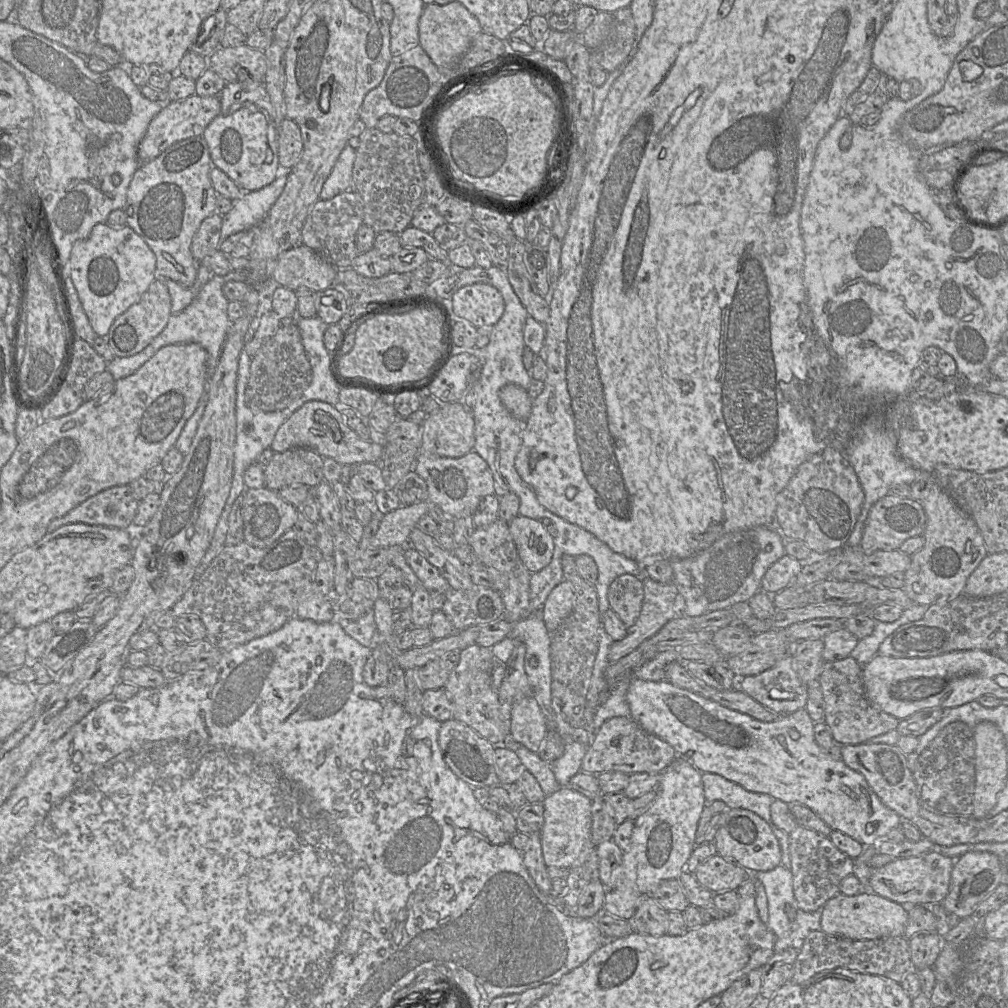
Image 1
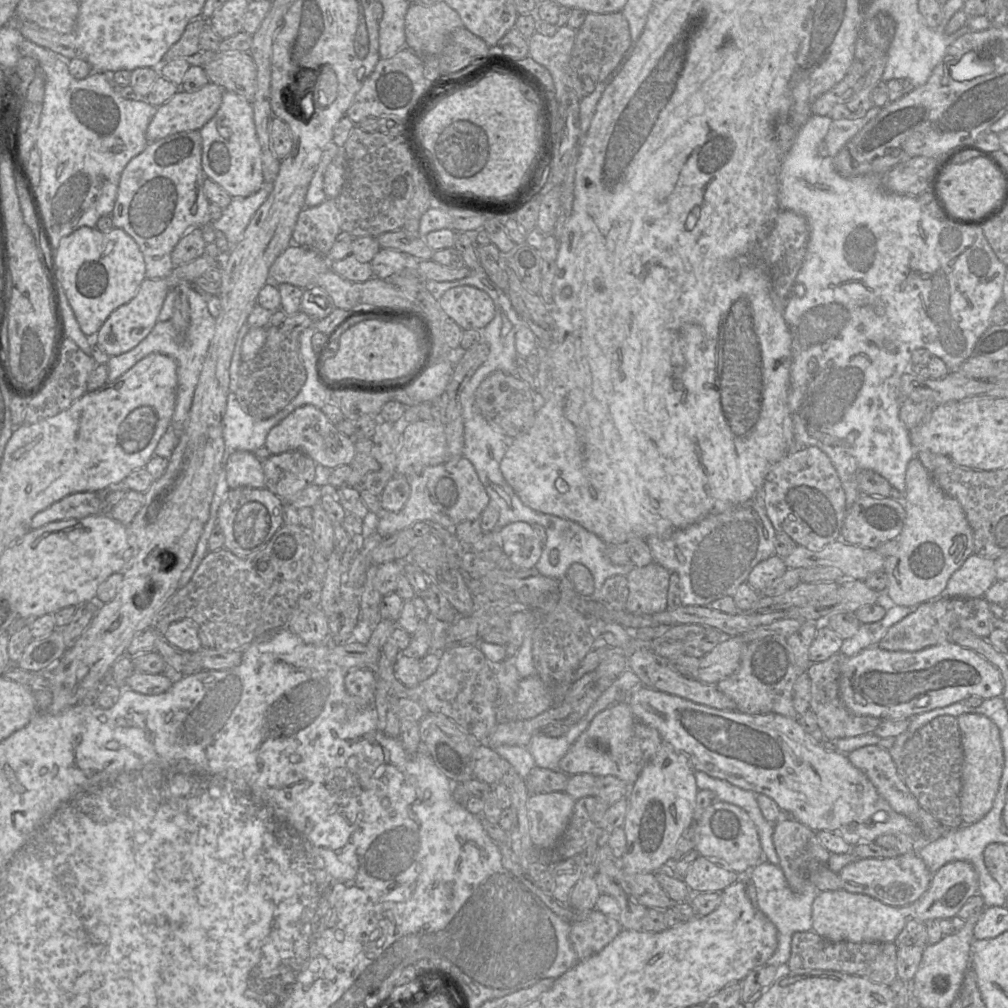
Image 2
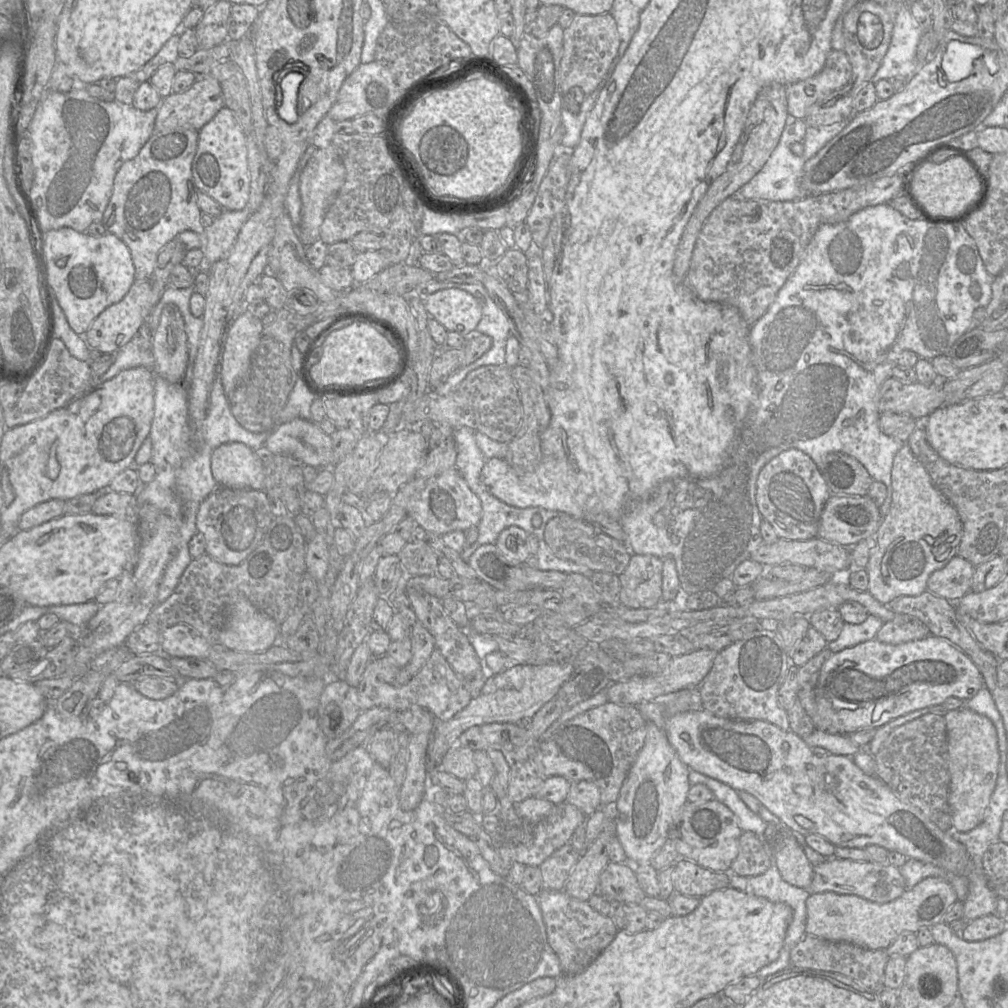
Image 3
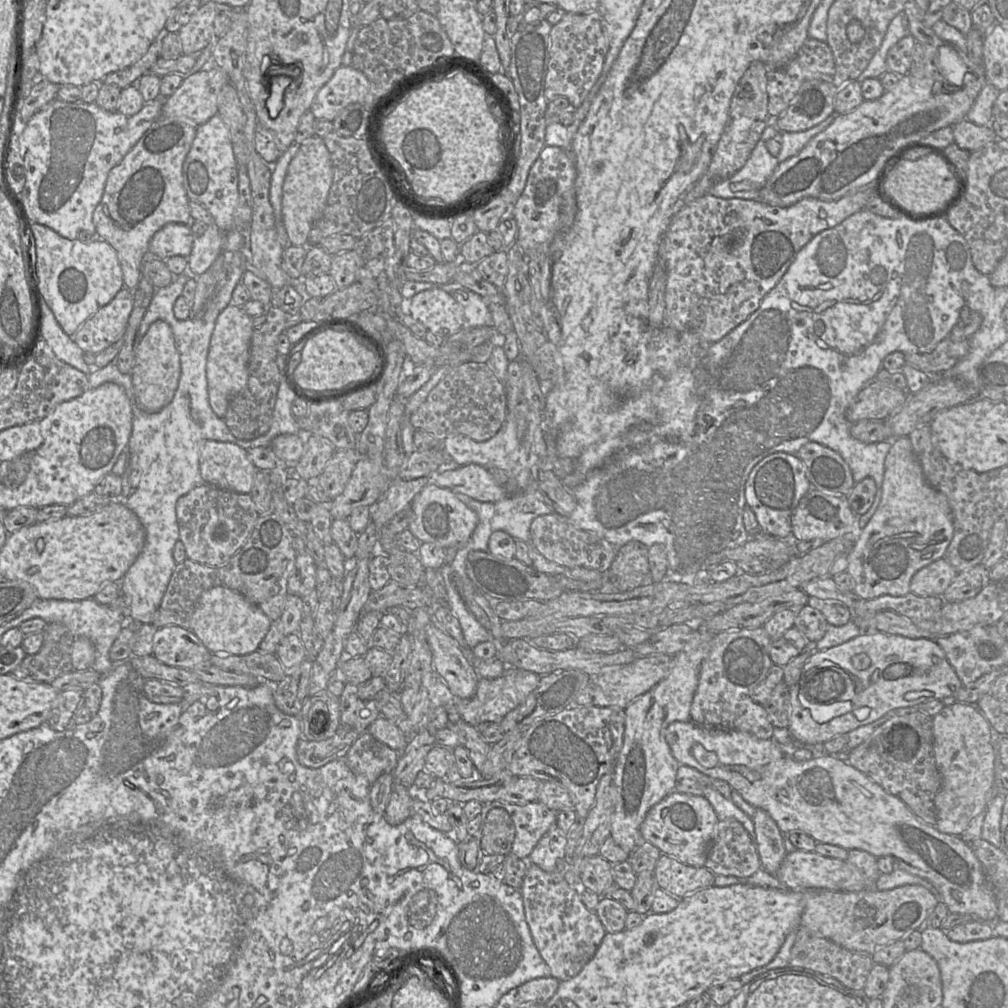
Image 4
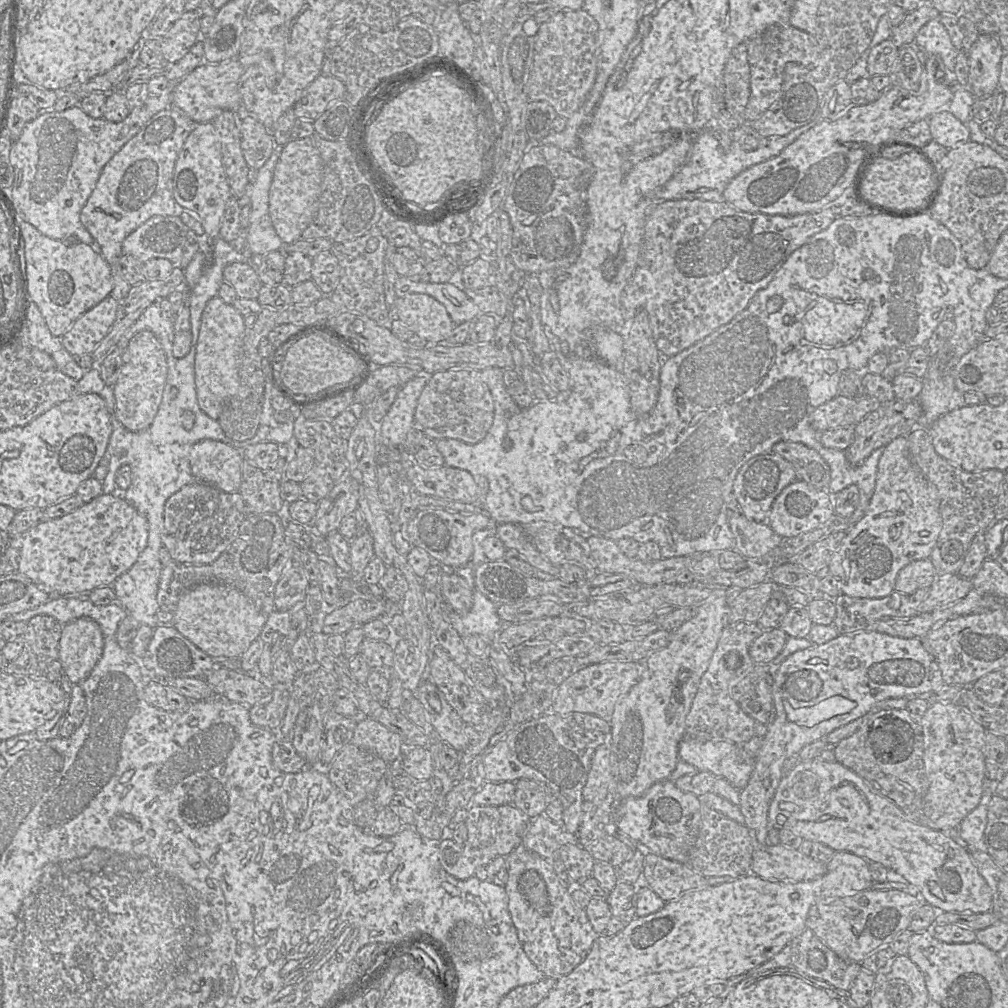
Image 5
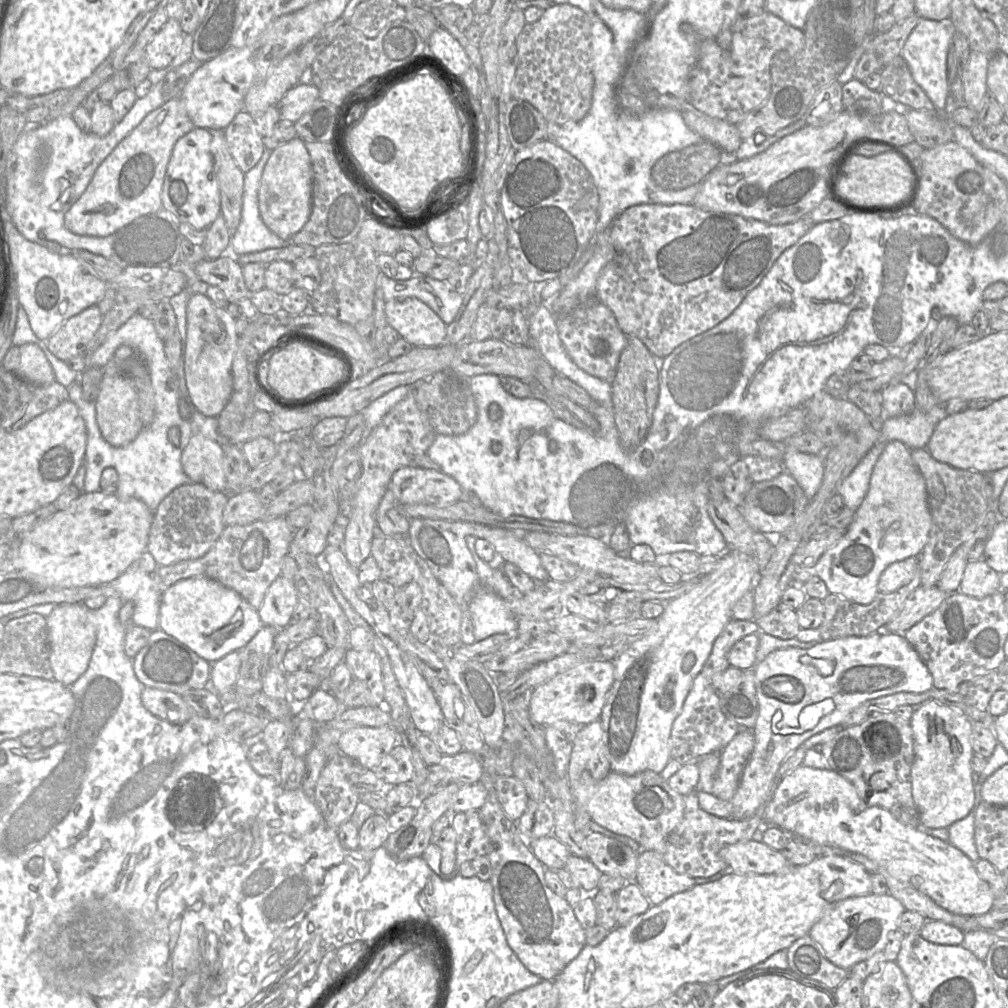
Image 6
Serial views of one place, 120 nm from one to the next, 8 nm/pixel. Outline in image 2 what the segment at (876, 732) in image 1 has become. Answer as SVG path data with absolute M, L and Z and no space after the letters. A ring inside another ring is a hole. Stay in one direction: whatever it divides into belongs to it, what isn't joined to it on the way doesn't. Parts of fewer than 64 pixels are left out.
M839 652L825 661L811 663L806 671L811 681L810 710L814 713L821 731L829 741L873 734L882 722L871 716L856 715L849 711L842 702L839 692L839 678L845 658L846 656Z

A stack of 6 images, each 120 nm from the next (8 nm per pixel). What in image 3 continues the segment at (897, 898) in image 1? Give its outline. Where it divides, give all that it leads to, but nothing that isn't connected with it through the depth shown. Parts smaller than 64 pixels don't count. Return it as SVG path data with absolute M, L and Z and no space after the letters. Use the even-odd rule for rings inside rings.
M833 857L813 867L812 882L806 890L810 894L830 891L856 895L875 903L888 903L900 897L907 889L905 879L896 866Z

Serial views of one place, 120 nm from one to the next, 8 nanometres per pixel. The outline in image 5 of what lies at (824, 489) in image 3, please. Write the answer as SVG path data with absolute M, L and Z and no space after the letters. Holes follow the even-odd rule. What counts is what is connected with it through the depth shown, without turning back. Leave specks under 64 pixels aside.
M764 453L753 457L741 467L734 481L733 493L748 519L767 523L775 499L784 488L797 480L798 475L790 462L777 454Z

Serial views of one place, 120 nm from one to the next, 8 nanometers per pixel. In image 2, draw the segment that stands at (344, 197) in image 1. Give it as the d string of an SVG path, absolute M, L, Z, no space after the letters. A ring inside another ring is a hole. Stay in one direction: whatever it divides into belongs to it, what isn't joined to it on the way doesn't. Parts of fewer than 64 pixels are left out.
M326 199L314 207L304 207L298 215L292 240L326 257L341 233L341 215L336 199Z

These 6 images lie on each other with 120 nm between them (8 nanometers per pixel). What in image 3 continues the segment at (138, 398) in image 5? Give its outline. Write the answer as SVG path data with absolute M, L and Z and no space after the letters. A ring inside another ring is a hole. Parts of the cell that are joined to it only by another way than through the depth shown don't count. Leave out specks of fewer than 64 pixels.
M168 303L152 336L153 371L169 382L185 380L188 346L185 321L178 306Z

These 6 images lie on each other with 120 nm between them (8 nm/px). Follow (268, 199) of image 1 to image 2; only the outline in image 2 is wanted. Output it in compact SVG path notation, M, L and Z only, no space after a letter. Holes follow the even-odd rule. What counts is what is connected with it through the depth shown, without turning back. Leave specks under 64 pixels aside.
M265 183L264 186L246 197L234 197L230 204L223 209L220 219L202 227L203 237L206 243L213 243L216 232L225 235L230 246L235 246L243 237L251 218L258 208L268 198L272 191L273 183Z

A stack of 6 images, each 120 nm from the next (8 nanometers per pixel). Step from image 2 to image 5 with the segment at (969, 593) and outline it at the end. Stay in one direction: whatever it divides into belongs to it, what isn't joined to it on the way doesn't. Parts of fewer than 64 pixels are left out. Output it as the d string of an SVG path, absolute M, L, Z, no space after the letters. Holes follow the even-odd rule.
M929 558L917 560L899 571L894 591L913 594L919 589L930 587L937 577L935 568Z

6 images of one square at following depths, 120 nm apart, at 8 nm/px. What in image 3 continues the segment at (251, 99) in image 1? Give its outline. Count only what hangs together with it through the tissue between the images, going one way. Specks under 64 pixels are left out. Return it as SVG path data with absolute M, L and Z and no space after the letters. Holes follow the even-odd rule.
M227 106L199 130L197 151L193 159L192 173L197 190L218 201L224 210L241 210L247 206L250 195L247 134L234 113Z

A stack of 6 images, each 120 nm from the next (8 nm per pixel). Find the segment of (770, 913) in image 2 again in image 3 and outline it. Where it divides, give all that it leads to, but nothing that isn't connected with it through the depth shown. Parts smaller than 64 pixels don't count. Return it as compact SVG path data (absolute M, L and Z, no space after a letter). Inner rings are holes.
M774 863L763 874L747 877L747 882L748 891L753 895L772 902L785 903L792 910L791 921L779 957L755 974L763 979L777 973L782 968L788 968L791 950L807 935L806 900L810 893L804 888L786 882Z

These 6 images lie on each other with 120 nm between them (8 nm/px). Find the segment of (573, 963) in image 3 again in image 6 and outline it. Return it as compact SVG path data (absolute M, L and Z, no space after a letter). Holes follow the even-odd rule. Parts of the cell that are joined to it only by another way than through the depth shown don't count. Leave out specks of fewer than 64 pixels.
M494 791L478 810L488 837L494 849L487 855L492 874L489 879L493 887L493 901L496 914L503 929L509 947L522 964L533 974L543 980L553 980L580 953L586 945L586 930L575 917L573 907L564 897L555 894L546 884L546 867L536 858L527 841L522 838L515 822L509 820L498 802Z

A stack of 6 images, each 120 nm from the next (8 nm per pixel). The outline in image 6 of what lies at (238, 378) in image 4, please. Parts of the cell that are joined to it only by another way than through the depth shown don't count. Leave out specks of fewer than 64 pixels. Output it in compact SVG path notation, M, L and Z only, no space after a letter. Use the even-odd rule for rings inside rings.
M196 293L189 299L186 318L184 374L188 398L203 415L218 416L232 393L232 361L239 337L236 319L202 293Z

